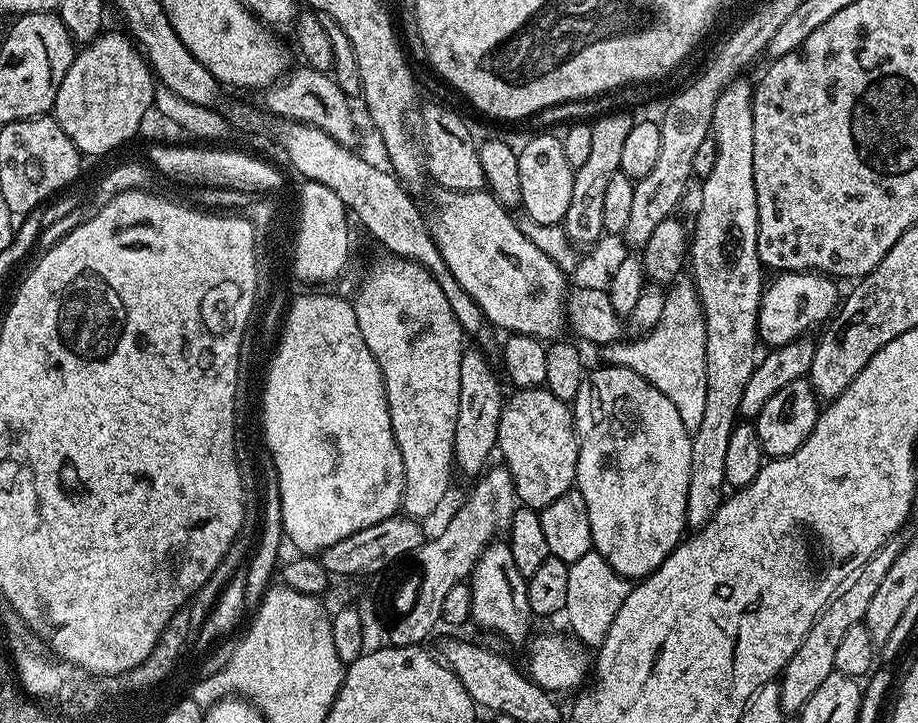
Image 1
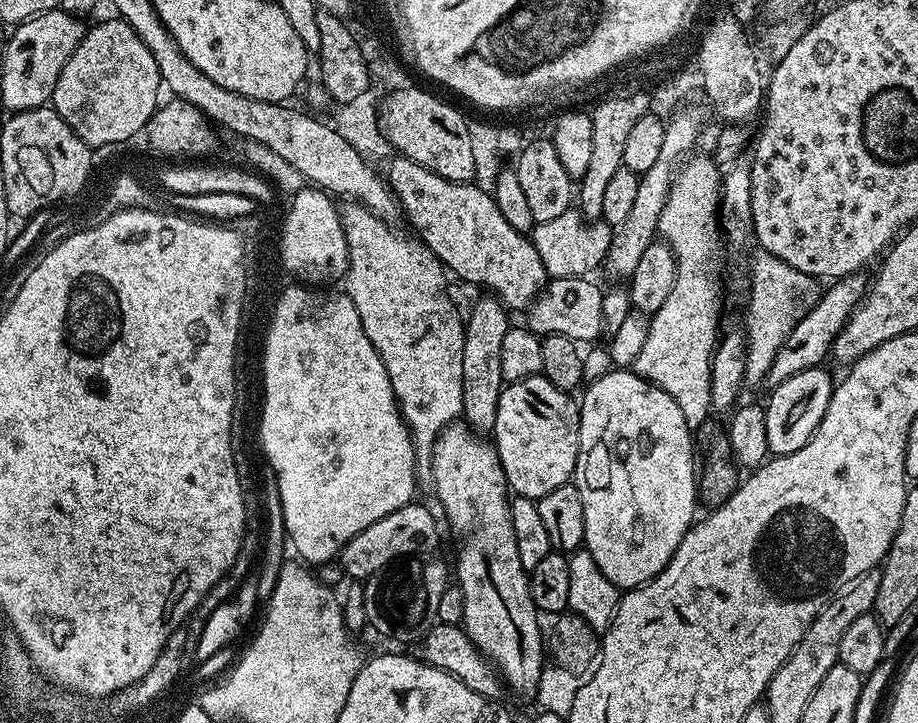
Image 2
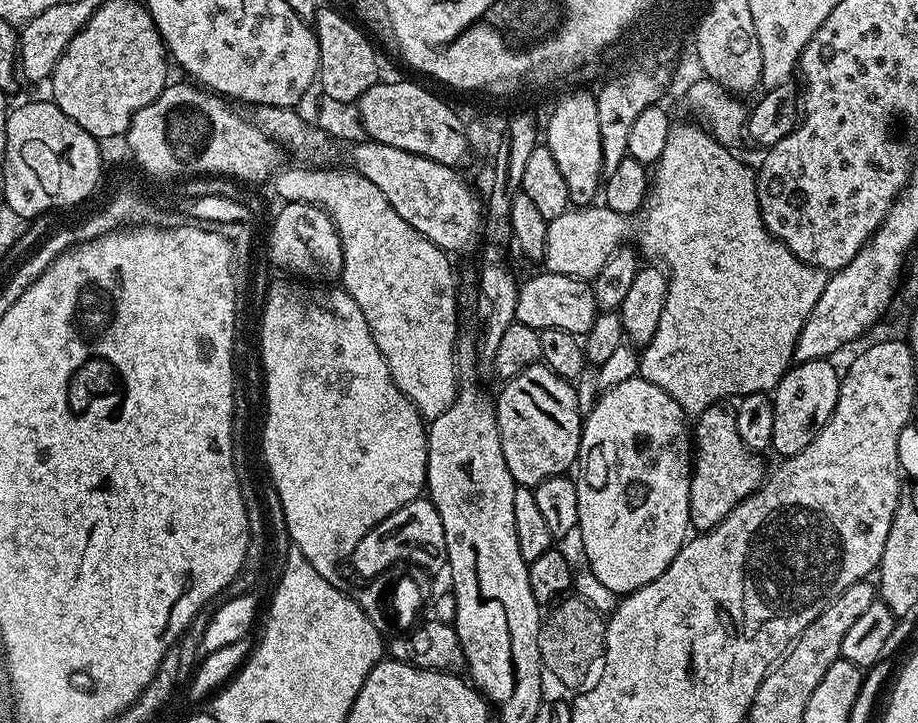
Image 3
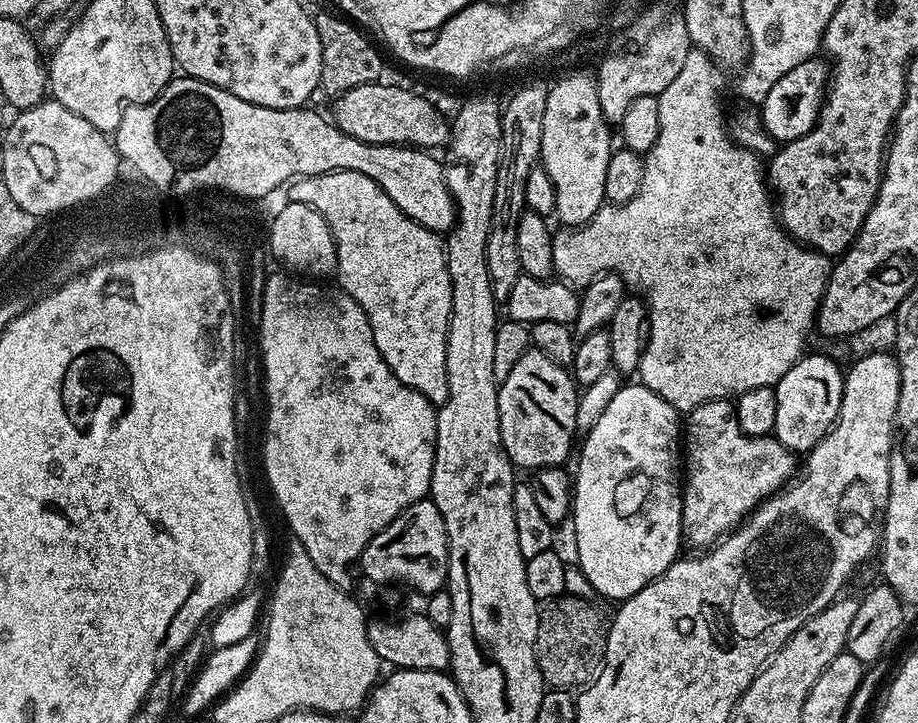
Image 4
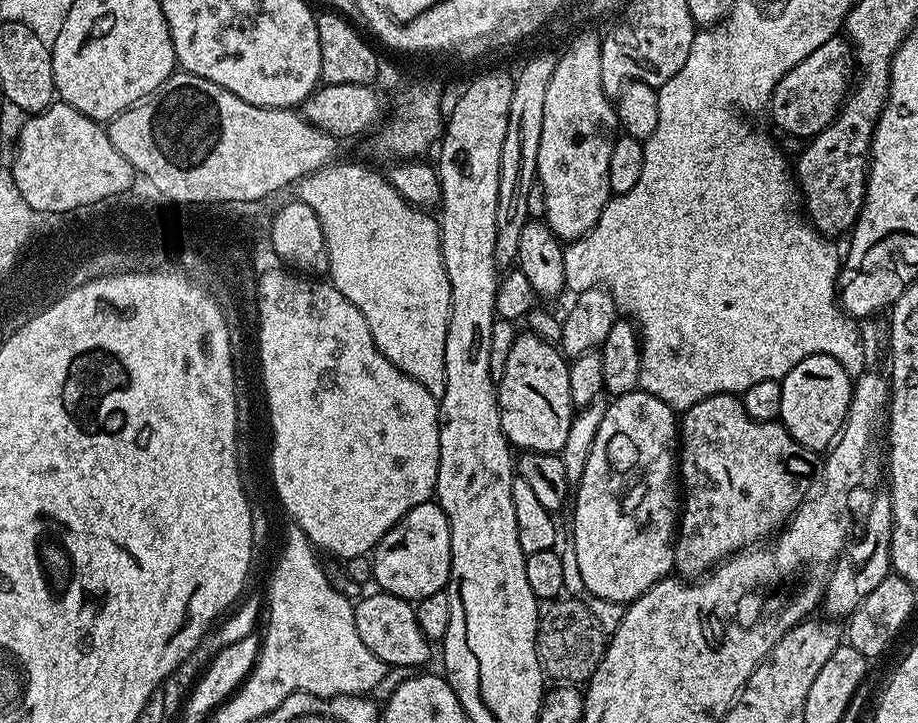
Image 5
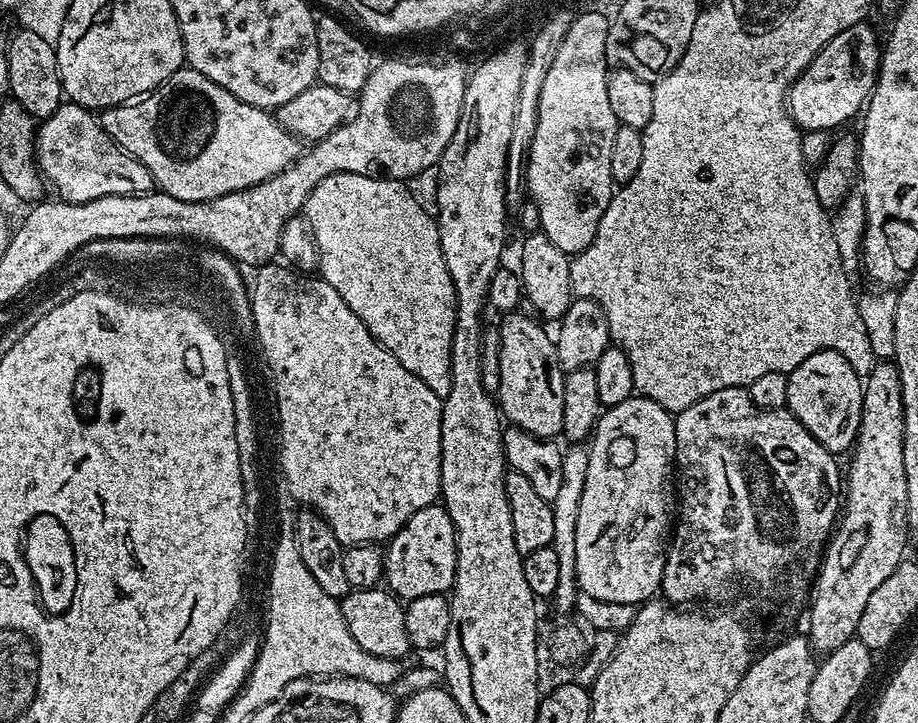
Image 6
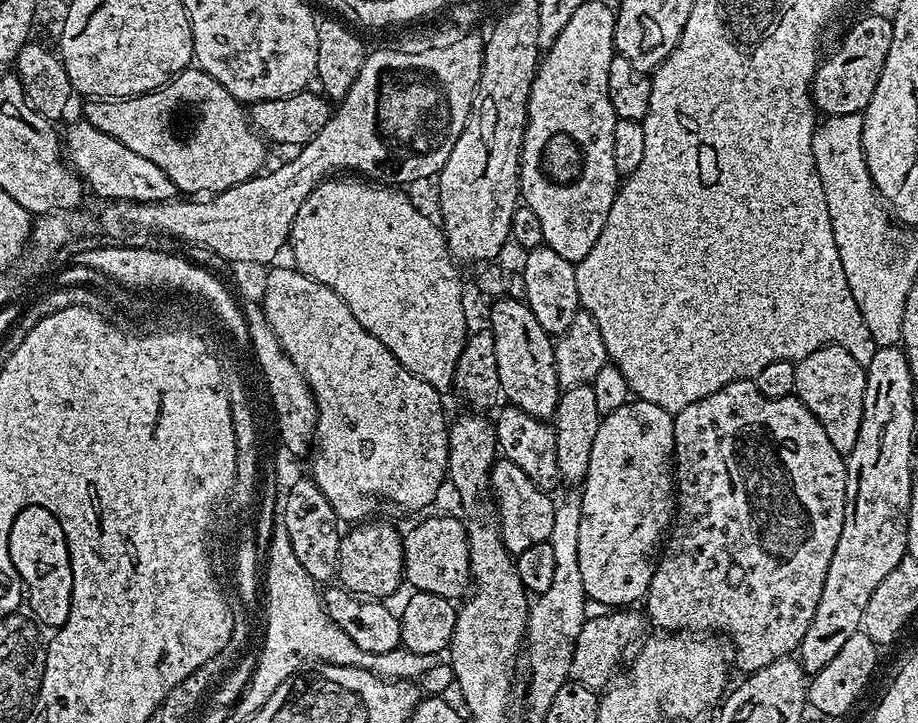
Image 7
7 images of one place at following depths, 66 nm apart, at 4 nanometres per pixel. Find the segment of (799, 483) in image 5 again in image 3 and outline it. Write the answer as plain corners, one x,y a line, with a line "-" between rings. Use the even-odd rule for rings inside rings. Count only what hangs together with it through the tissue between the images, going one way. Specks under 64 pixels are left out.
723,403
712,404
702,415
695,417
694,420
694,459
692,462
692,481
690,482
690,524
697,533
709,532
714,526
718,526
720,520
724,520
730,514
730,510
734,510
734,506
738,506
743,500
749,496
751,492
756,491
766,479
766,467
760,461
761,457
753,452
751,448
746,446
746,442
742,442
742,438
738,438
738,426
736,425
736,414
731,407
725,406

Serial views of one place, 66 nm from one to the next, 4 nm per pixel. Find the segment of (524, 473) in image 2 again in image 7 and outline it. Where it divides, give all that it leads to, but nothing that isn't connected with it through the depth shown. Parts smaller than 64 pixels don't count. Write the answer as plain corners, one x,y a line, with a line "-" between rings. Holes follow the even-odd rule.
496,298
491,304
488,324
494,338
498,382
503,399
511,407
526,410
526,414
539,420
547,421
555,417
562,389
556,373
553,337
538,326
538,318
534,318
524,300

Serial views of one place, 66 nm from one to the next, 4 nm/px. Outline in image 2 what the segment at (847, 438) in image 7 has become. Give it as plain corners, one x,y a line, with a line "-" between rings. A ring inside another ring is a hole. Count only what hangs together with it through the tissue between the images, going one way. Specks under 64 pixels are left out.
827,367
802,370
802,374
794,374
786,378
786,382
775,385
771,389
772,397
766,400
766,442
772,456
794,454
794,450
802,450
810,442
810,438
818,430
822,418
826,414
826,406
830,406
834,379
827,372

